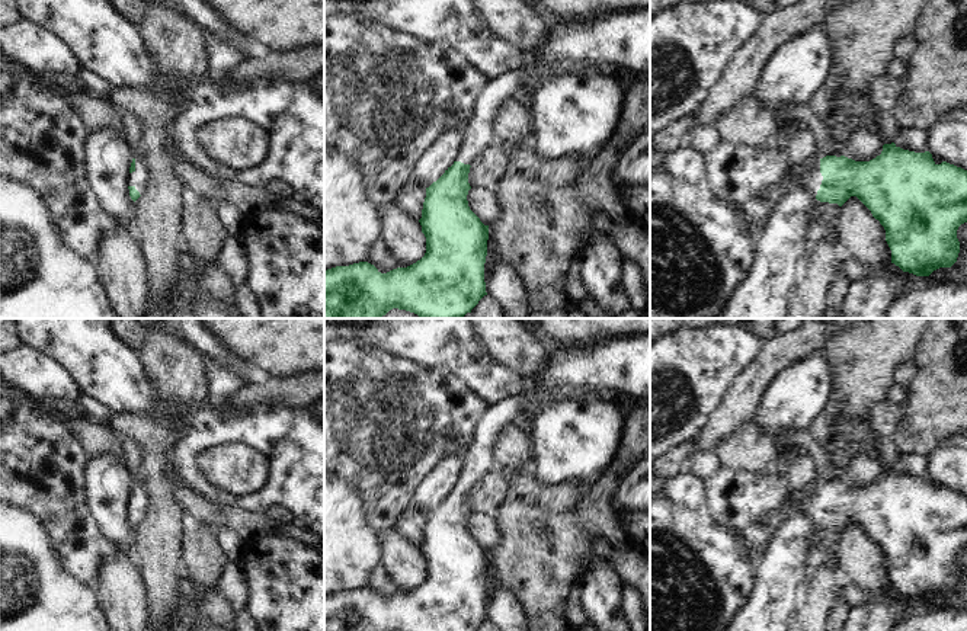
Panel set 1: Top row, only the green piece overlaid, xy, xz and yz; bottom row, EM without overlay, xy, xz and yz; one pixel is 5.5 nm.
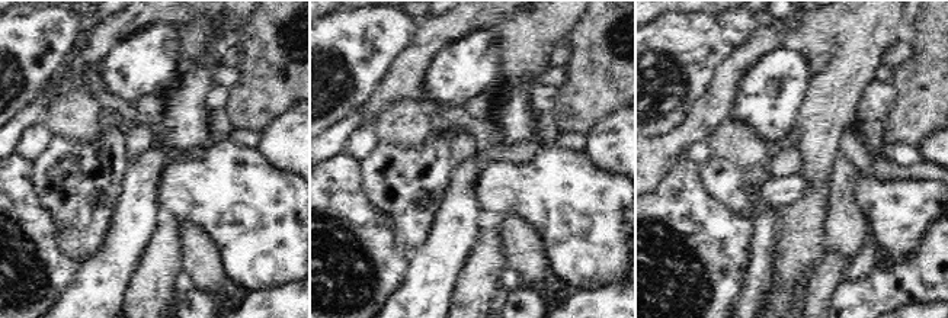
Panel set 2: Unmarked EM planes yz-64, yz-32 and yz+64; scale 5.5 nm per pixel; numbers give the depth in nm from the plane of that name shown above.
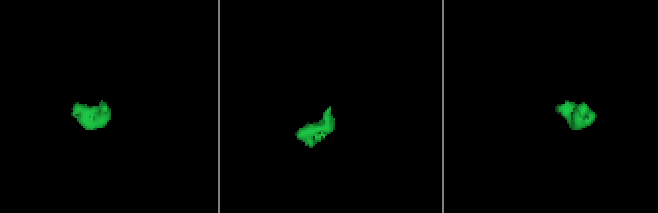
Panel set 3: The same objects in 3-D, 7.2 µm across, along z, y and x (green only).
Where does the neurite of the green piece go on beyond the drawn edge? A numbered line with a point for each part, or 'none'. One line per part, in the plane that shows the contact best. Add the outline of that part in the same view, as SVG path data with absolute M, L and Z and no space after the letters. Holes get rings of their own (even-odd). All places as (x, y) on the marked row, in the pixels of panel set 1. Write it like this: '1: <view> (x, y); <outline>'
1: yz (812, 178); M814 158L811 166L798 177L800 186L808 190L813 196L817 195L822 180L820 158Z

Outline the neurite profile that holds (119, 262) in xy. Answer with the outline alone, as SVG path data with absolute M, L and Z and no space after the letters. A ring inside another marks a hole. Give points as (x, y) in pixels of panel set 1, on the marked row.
M109 225L93 257L118 318L147 318L145 260L131 227Z

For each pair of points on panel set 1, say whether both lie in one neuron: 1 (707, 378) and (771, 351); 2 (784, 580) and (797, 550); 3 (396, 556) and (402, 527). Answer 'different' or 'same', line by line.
1: different
2: same
3: different

